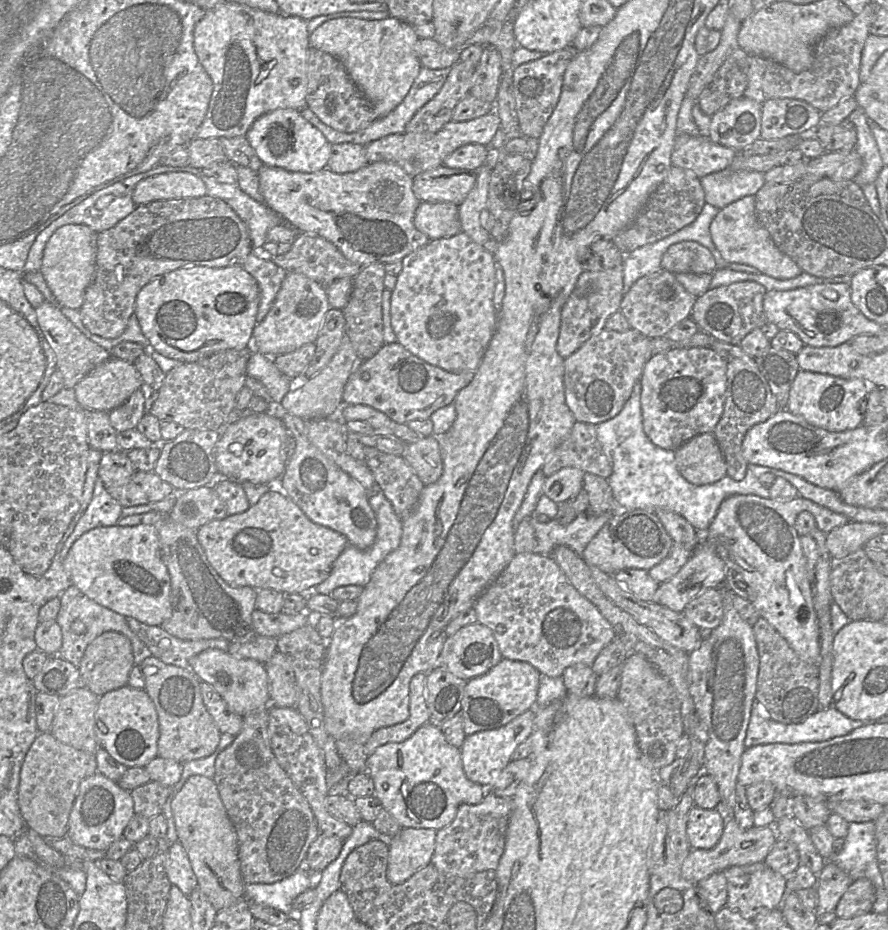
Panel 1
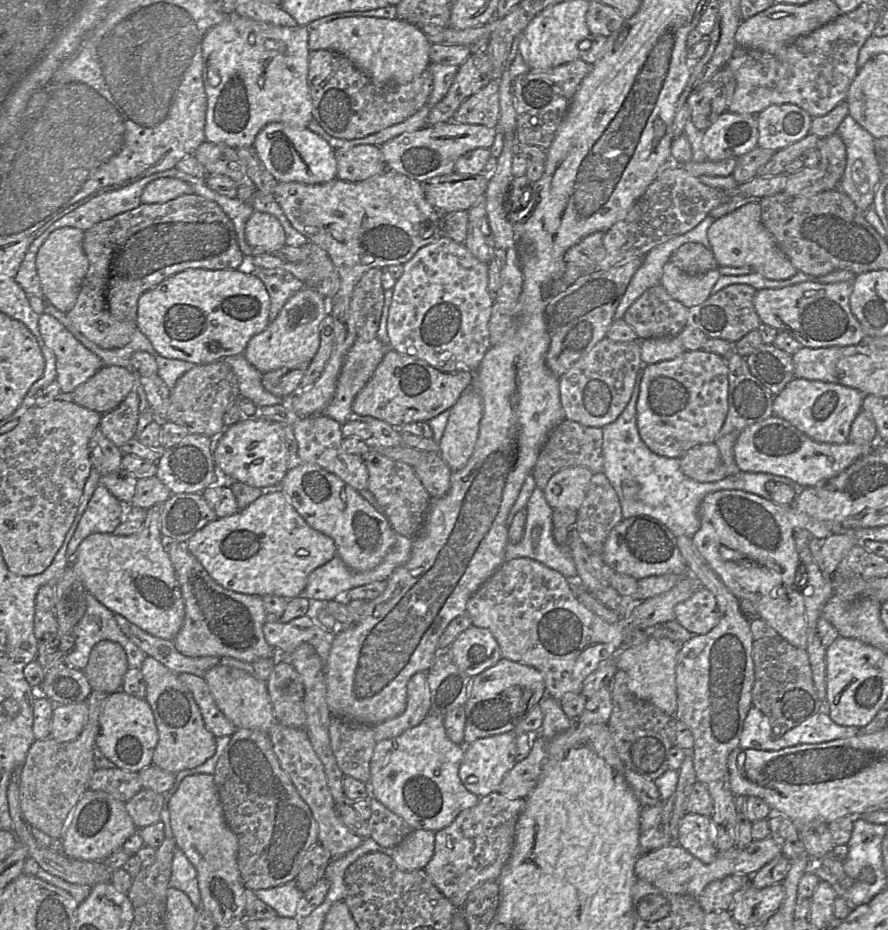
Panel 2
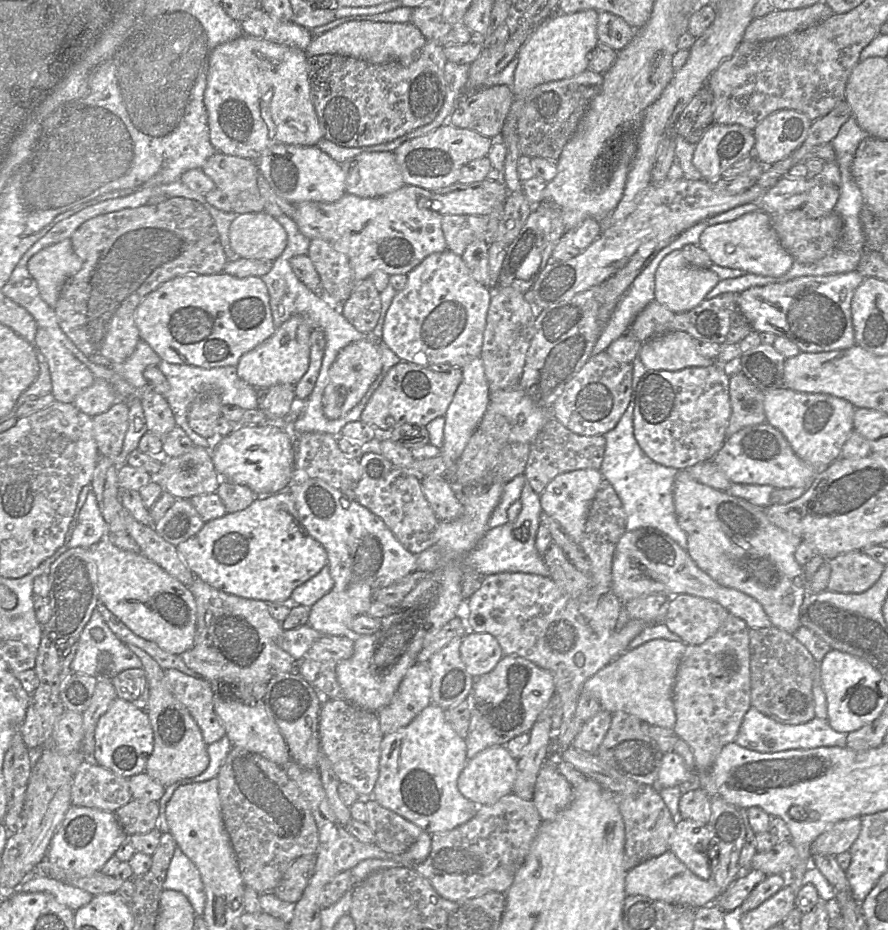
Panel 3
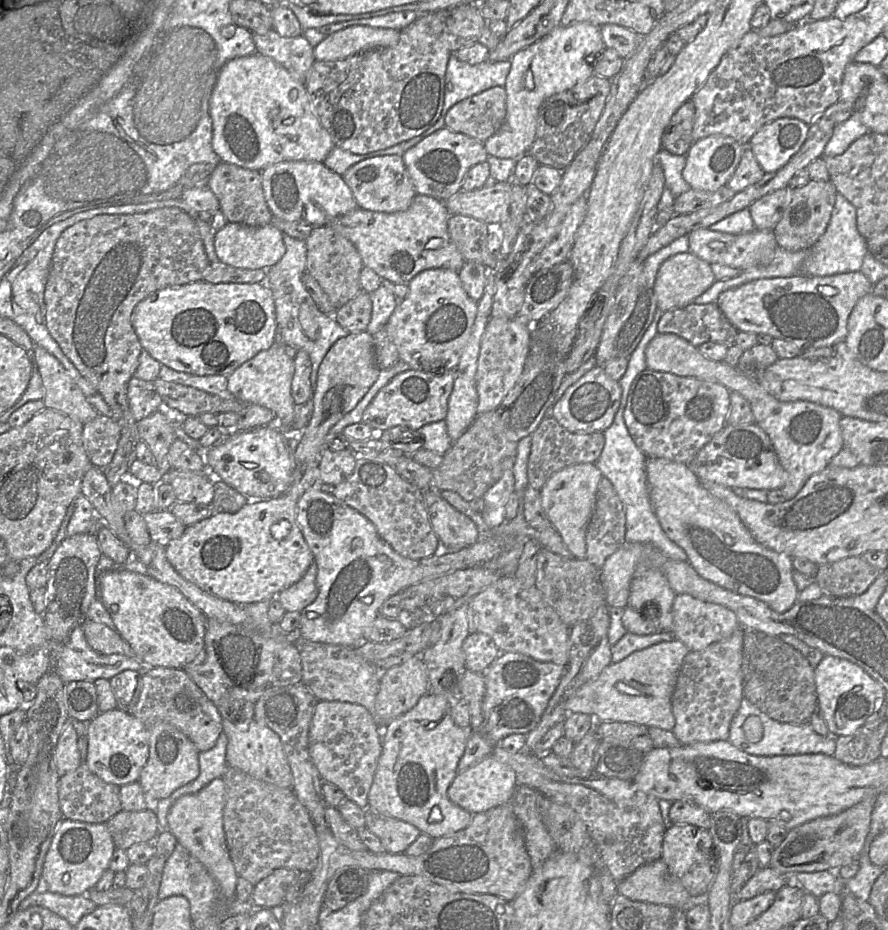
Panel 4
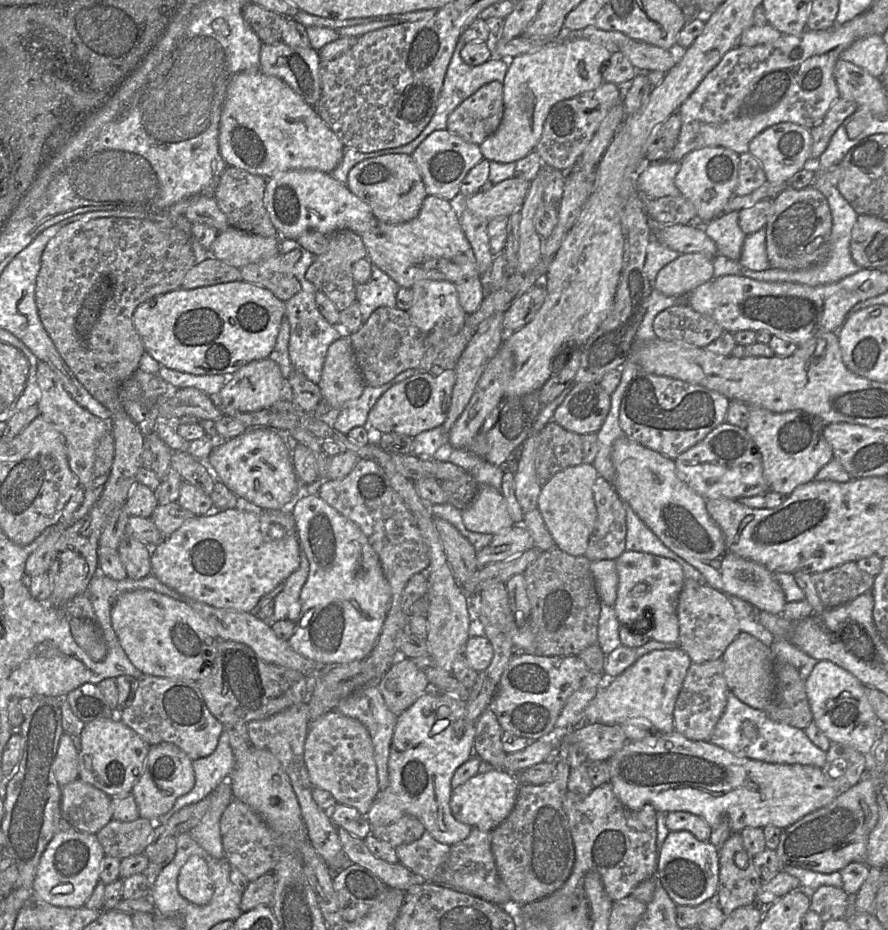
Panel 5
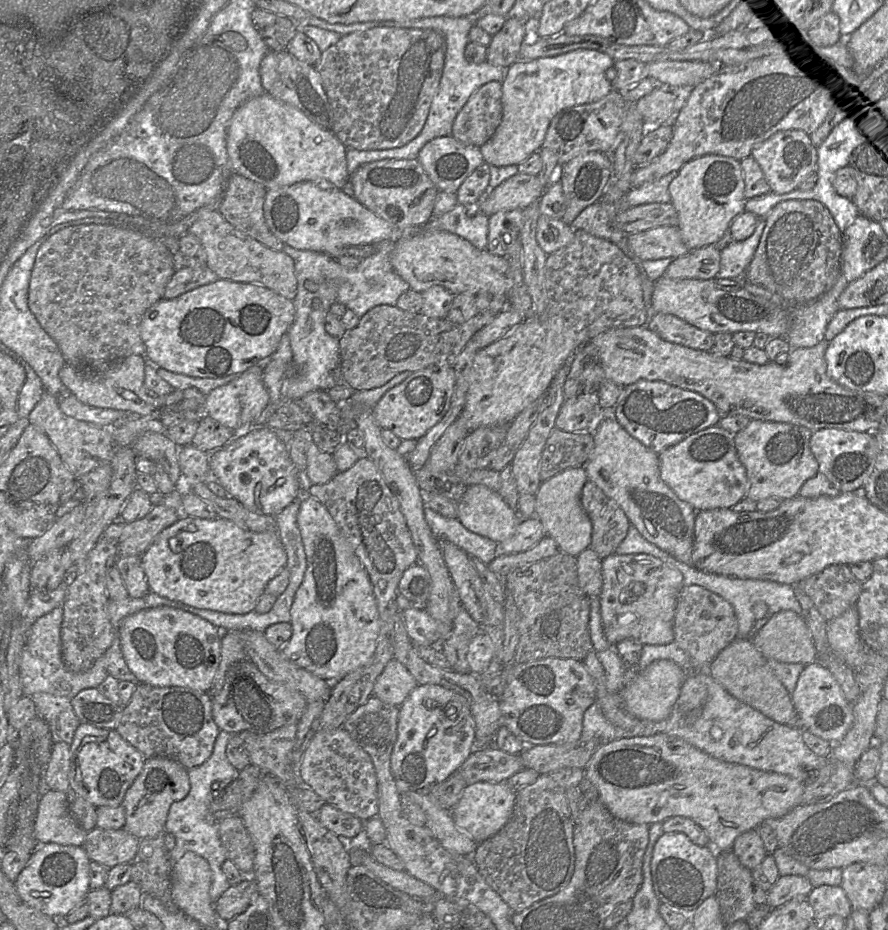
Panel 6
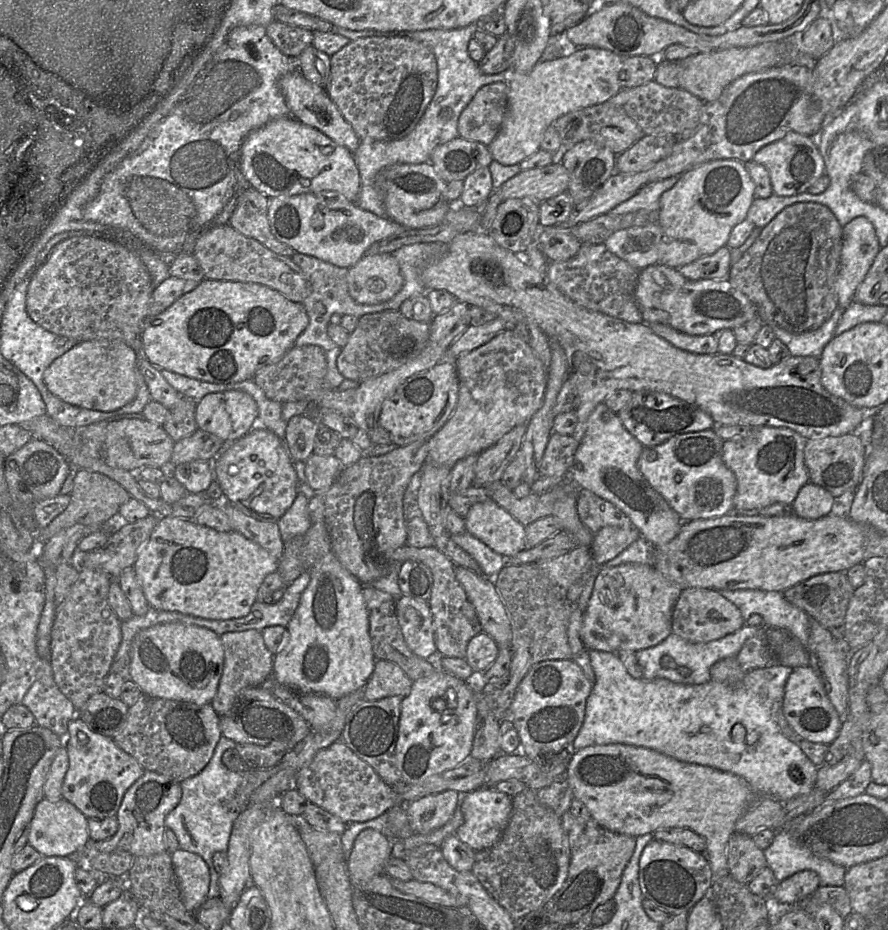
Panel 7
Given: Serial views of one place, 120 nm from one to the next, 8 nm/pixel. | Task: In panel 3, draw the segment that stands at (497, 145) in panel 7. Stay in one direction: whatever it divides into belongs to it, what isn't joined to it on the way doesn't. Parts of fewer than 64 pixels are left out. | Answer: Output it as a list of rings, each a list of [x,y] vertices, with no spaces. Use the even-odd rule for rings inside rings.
[[[587,9],[575,13],[556,12],[543,21],[518,51],[512,92],[514,101],[524,99],[537,85],[574,77],[588,69],[591,52],[598,43],[598,13]]]

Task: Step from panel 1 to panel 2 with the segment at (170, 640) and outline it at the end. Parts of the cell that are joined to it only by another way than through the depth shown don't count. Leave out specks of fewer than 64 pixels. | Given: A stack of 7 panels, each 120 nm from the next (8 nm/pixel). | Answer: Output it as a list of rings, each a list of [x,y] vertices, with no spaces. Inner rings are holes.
[[[114,614],[122,632],[147,656],[151,656],[176,674],[190,673],[203,678],[222,657],[187,657],[177,651],[173,641],[155,637],[119,614]]]

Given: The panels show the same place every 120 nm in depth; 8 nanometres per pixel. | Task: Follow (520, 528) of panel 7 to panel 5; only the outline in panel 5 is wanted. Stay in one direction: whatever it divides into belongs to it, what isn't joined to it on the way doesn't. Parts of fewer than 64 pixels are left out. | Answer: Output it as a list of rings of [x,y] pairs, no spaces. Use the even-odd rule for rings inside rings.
[[[479,485],[473,501],[462,509],[462,520],[468,530],[491,535],[506,531],[514,525],[503,494],[488,485]]]

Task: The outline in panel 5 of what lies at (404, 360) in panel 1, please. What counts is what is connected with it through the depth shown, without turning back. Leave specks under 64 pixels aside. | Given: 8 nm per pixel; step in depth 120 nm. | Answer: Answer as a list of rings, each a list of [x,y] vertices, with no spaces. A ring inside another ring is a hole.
[[[454,369],[440,374],[419,372],[393,385],[383,393],[368,414],[366,425],[379,433],[395,432],[414,438],[421,432],[441,426],[448,414],[456,381]]]

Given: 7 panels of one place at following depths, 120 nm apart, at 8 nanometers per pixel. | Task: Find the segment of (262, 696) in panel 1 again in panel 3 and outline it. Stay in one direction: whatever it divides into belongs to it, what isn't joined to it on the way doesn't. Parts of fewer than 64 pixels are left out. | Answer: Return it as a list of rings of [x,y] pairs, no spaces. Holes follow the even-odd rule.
[[[214,694],[213,702],[214,710],[233,747],[242,747],[260,754],[281,767],[291,759],[285,738],[268,713],[263,700],[254,705],[247,705],[236,698]]]

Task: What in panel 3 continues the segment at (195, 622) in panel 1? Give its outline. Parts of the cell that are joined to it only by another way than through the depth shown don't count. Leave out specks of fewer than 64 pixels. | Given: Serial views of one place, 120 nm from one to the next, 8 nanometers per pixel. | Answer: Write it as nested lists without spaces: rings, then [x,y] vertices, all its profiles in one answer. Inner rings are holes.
[[[195,577],[188,587],[197,608],[193,647],[180,655],[184,664],[209,683],[268,683],[275,675],[295,671],[294,658],[278,645],[284,629],[269,613],[268,604],[224,593]]]

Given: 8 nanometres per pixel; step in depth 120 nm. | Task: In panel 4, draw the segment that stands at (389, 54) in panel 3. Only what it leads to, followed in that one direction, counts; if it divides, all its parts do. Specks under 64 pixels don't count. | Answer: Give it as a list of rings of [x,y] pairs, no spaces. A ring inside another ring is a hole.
[[[355,24],[327,35],[313,50],[316,61],[339,60],[371,49],[393,47],[399,38],[399,30]]]

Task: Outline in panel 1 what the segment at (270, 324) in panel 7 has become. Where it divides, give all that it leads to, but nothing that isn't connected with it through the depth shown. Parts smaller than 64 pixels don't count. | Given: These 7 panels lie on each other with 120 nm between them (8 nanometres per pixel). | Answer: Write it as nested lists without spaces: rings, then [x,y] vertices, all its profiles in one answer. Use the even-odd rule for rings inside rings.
[[[241,266],[183,267],[148,282],[137,294],[134,314],[152,351],[188,363],[222,350],[250,348],[259,300],[257,281]]]

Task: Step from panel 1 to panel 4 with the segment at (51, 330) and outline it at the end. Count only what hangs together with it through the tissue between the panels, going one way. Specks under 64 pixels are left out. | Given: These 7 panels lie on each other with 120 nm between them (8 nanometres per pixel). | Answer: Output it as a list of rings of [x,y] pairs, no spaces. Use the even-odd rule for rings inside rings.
[[[36,344],[34,351],[45,389],[45,408],[66,414],[83,425],[97,417],[98,412],[89,404],[59,360]]]

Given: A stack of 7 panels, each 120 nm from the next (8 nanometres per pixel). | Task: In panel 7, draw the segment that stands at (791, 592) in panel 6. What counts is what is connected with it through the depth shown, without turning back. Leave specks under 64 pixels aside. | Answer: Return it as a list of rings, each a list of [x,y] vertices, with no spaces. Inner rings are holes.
[[[755,589],[718,592],[739,608],[745,623],[753,614],[759,614],[764,619],[763,626],[786,629],[807,648],[812,620],[788,602],[782,592]]]

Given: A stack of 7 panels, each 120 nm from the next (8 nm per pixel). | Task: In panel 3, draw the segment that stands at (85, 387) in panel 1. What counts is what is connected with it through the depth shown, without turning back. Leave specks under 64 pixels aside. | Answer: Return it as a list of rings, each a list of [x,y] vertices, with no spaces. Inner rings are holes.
[[[95,379],[93,384],[82,390],[73,404],[83,413],[94,417],[106,412],[117,402],[117,394],[105,380]]]

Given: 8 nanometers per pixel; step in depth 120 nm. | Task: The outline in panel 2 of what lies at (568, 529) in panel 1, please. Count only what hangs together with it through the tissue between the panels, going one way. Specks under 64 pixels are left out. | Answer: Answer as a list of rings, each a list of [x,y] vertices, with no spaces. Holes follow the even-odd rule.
[[[538,487],[533,490],[527,502],[526,509],[528,513],[523,537],[518,543],[509,542],[507,544],[505,549],[505,561],[521,557],[530,558],[558,571],[566,579],[575,581],[575,579],[577,579],[577,571],[569,549],[555,542],[553,536],[553,529],[555,527],[552,523],[554,509],[547,503],[543,490]]]

